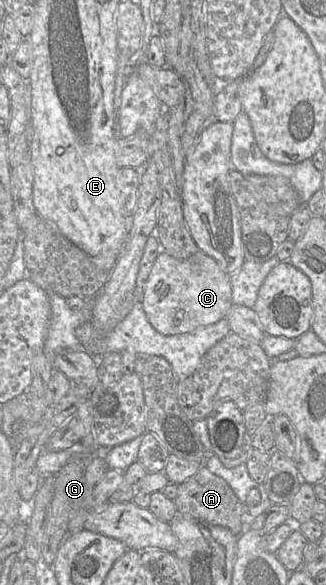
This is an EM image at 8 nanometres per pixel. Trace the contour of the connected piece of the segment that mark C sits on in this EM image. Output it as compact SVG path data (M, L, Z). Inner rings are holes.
M200 250L187 259L160 253L147 279L141 304L149 322L159 333L188 333L226 318L232 306L229 275Z

